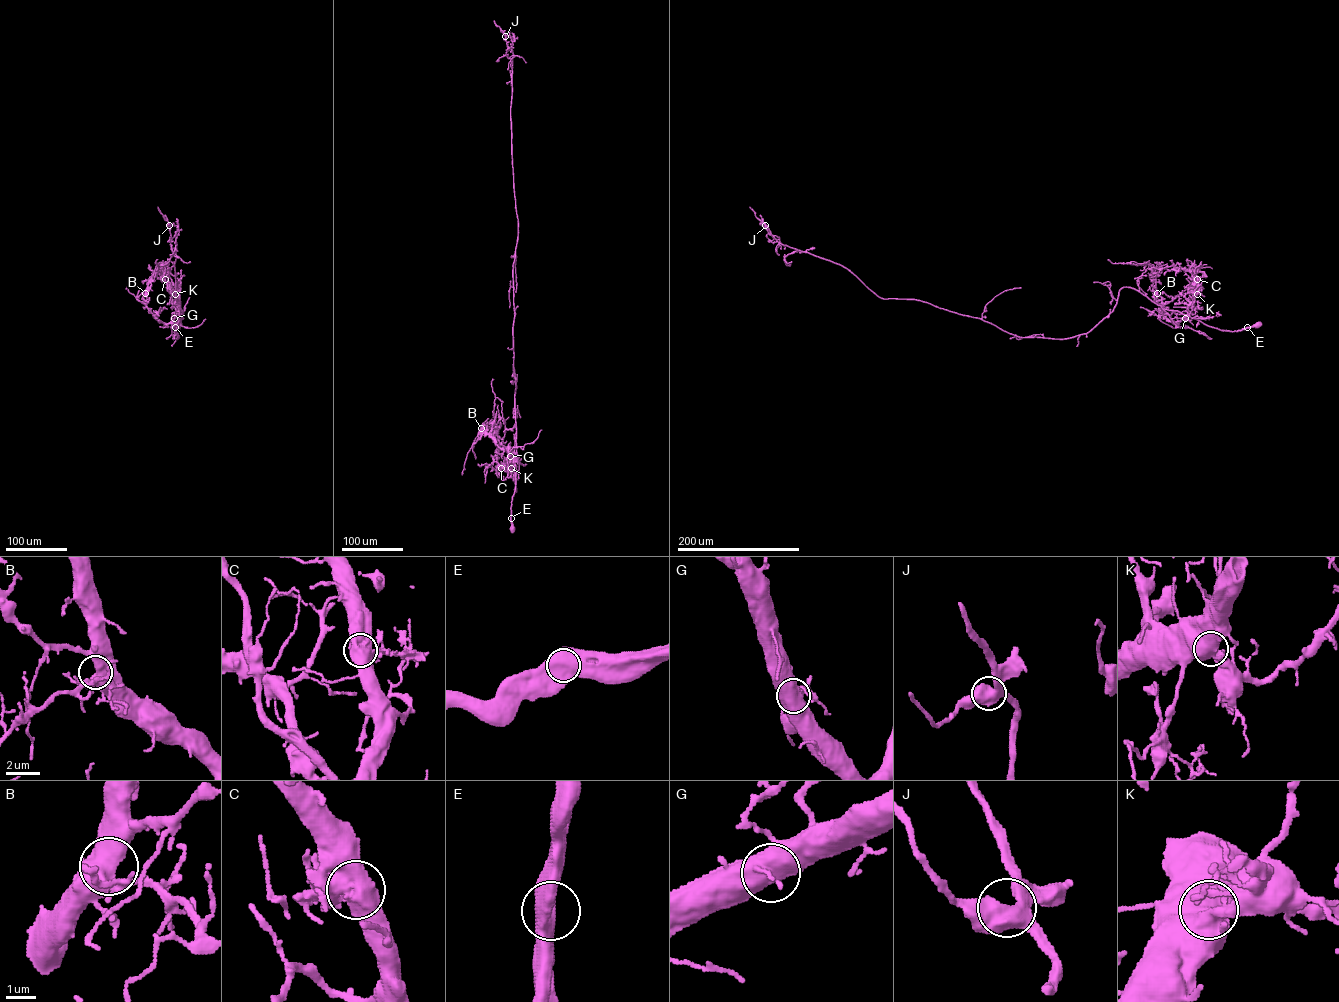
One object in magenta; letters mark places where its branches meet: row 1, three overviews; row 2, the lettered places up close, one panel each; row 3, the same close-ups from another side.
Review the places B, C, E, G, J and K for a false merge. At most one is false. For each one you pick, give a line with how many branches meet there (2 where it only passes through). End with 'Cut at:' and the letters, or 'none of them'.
Cut at: none of them

